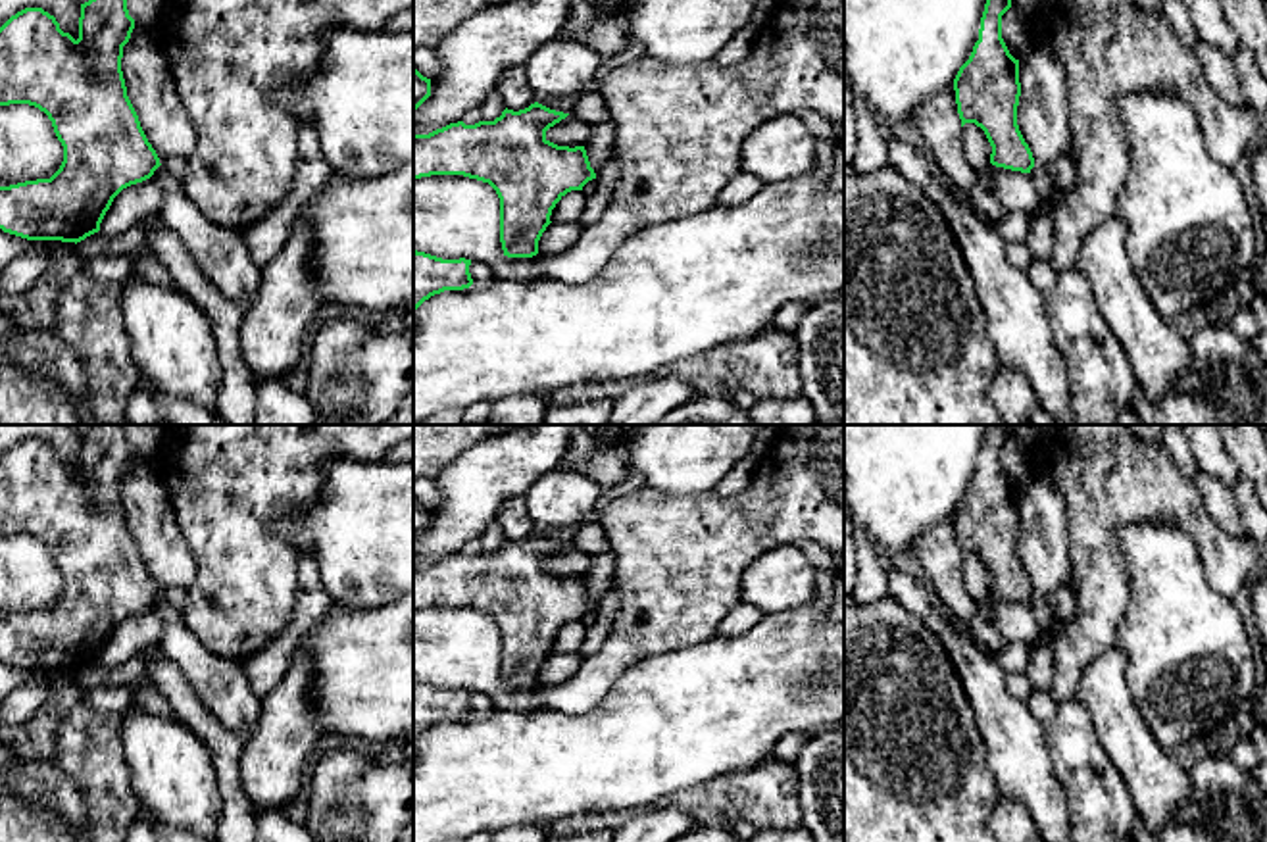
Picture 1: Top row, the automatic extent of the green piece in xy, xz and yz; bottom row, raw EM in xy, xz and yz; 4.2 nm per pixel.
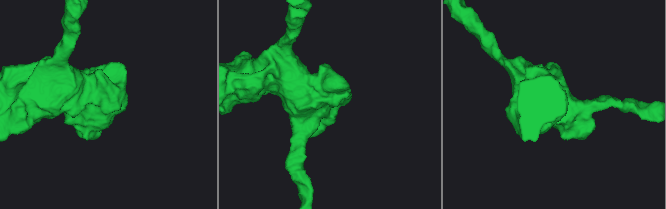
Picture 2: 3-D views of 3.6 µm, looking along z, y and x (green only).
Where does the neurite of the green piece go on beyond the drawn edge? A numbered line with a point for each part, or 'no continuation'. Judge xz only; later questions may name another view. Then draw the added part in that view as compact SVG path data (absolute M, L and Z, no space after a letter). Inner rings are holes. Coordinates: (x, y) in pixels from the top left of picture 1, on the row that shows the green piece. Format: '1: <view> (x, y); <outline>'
no continuation

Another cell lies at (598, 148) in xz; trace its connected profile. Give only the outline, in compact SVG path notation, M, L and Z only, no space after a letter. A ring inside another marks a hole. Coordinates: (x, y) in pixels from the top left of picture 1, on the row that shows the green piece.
M611 119L592 127L590 140L584 144L584 150L594 173L598 173L606 160L613 154L613 140L615 127Z

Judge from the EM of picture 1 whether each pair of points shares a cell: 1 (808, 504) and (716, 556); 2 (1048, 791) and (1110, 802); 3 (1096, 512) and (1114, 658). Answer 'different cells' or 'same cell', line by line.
1: same cell
2: different cells
3: different cells

